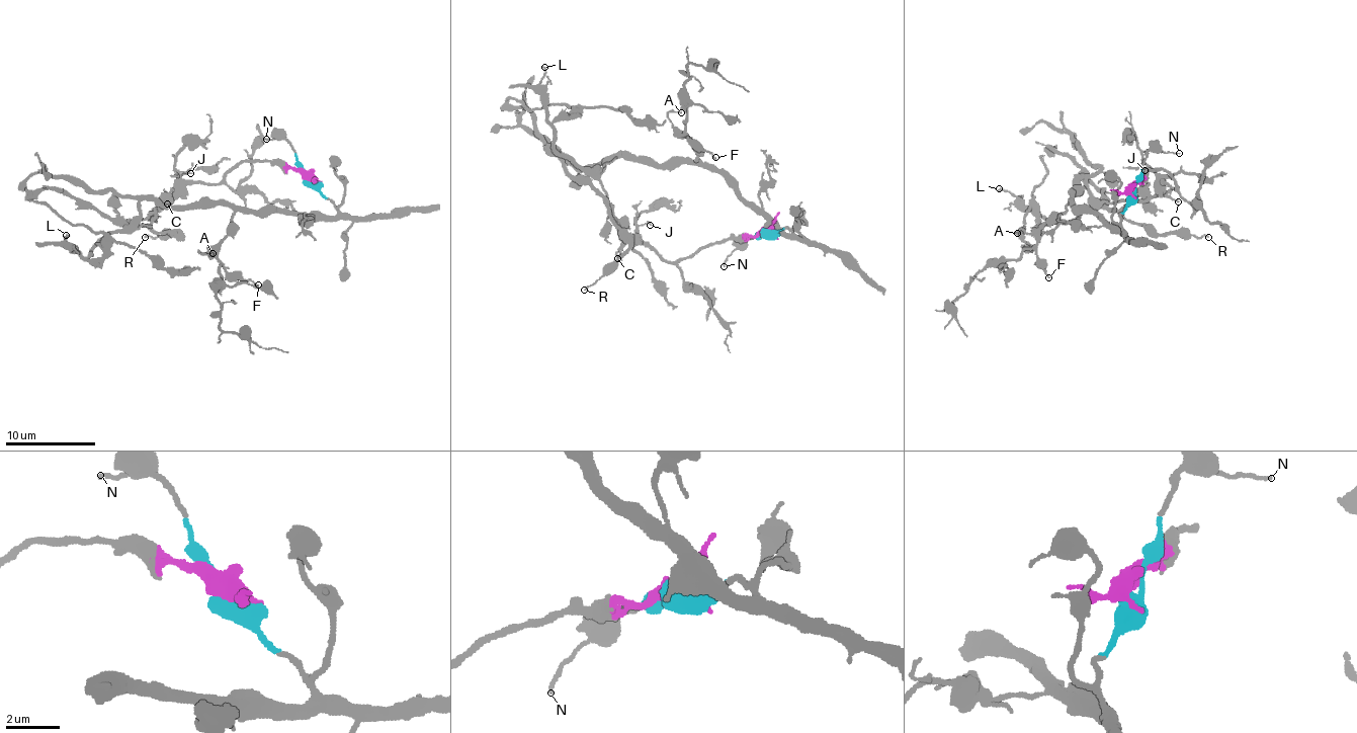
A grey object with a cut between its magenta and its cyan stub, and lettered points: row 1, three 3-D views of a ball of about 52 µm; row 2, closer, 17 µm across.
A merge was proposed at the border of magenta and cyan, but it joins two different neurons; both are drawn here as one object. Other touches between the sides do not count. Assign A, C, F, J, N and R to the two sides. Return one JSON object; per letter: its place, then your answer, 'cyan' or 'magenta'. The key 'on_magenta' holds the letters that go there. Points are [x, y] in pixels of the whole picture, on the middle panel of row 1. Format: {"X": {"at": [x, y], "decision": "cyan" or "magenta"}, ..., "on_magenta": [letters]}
{"A": {"at": [681, 112], "decision": "cyan"}, "C": {"at": [617, 258], "decision": "magenta"}, "F": {"at": [715, 157], "decision": "cyan"}, "J": {"at": [650, 225], "decision": "magenta"}, "N": {"at": [724, 266], "decision": "cyan"}, "R": {"at": [584, 290], "decision": "magenta"}, "on_magenta": ["C", "J", "R"]}

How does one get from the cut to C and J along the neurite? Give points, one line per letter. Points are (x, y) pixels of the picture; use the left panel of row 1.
C: (308, 177), (290, 167), (241, 160), (217, 184), (184, 186), (167, 204)
J: (308, 177), (290, 167), (241, 160), (221, 182), (189, 184), (181, 178), (180, 171), (191, 173)

